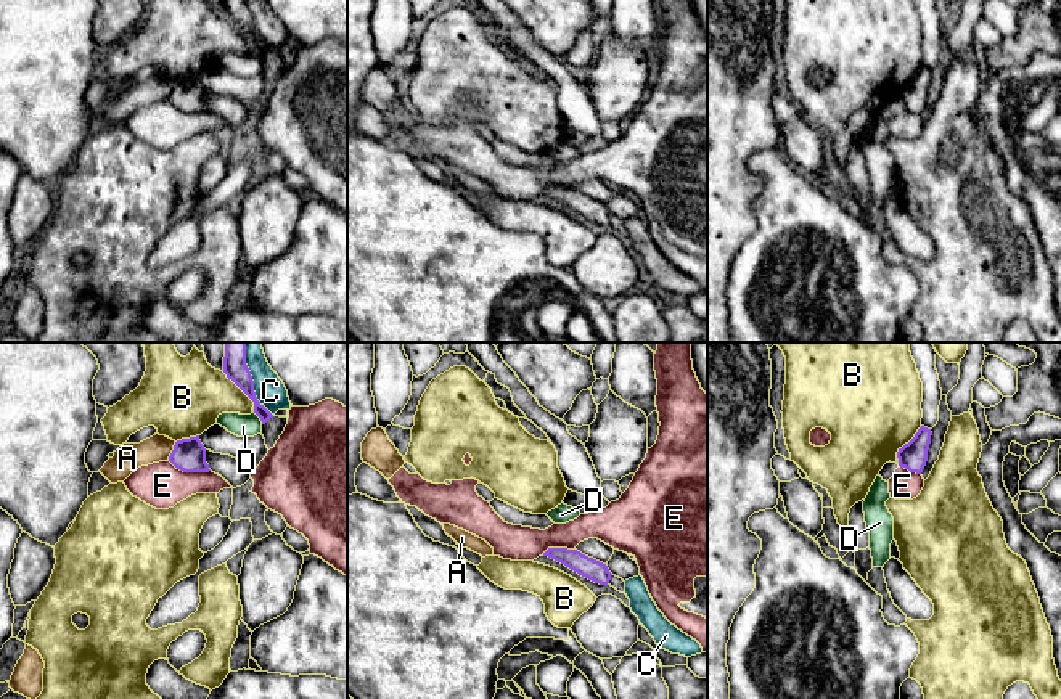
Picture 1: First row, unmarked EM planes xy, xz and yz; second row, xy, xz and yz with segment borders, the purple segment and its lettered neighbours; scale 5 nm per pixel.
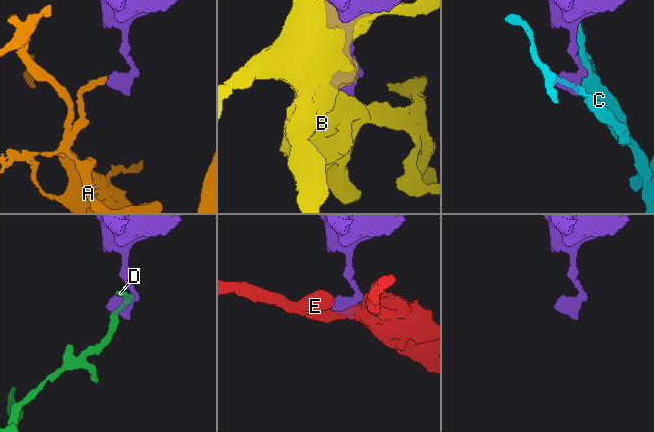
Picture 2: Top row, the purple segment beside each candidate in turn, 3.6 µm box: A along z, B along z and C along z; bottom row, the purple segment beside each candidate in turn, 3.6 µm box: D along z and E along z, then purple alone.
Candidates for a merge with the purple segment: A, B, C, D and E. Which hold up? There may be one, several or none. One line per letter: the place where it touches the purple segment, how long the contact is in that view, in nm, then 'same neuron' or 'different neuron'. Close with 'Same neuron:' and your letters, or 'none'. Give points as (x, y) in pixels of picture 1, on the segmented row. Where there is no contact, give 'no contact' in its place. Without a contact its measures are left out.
A: meets purple in xy at (172, 450); contact 100 nm long; different neuron
B: meets purple in xy at (240, 388); contact 240 nm long; different neuron
C: meets purple in xy at (251, 380); contact 400 nm long; different neuron
D: meets purple in xy at (259, 416); contact 80 nm long; different neuron
E: meets purple in xy at (188, 471); contact 220 nm long; different neuron
Same neuron: none

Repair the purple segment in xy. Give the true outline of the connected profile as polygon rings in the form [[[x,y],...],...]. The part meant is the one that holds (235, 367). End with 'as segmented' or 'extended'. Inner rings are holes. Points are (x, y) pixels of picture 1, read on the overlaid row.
[[[225,342],[223,373],[254,402],[254,413],[262,424],[273,418],[256,397],[254,381],[246,365],[246,342]]]; as segmented

